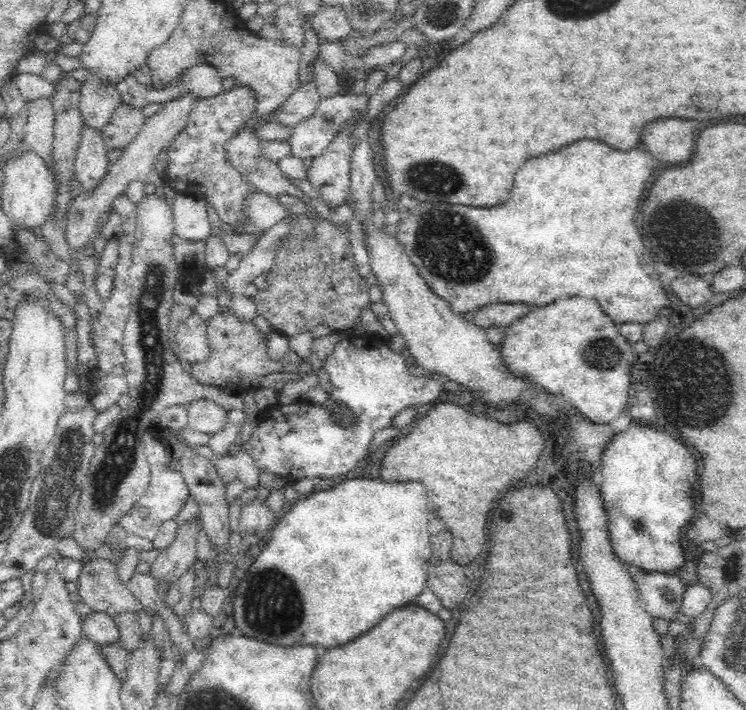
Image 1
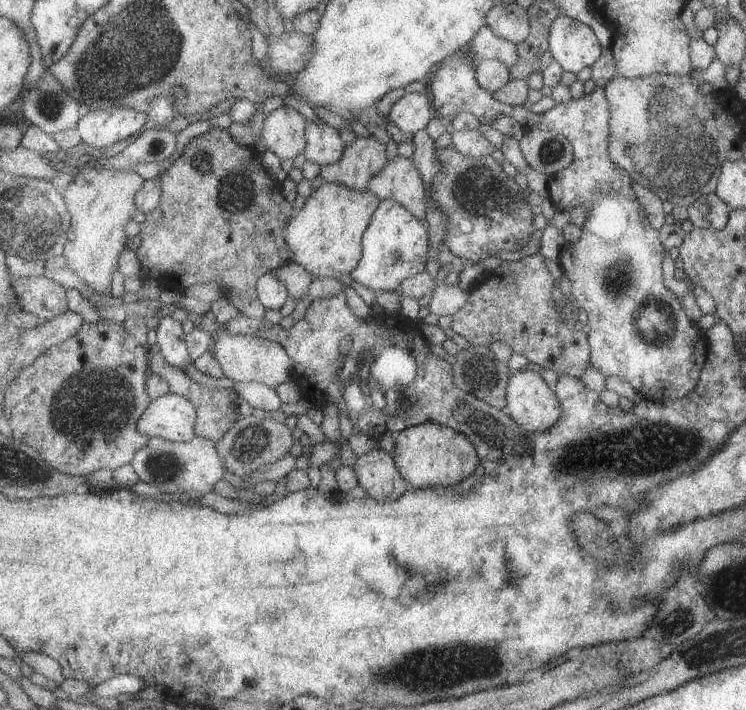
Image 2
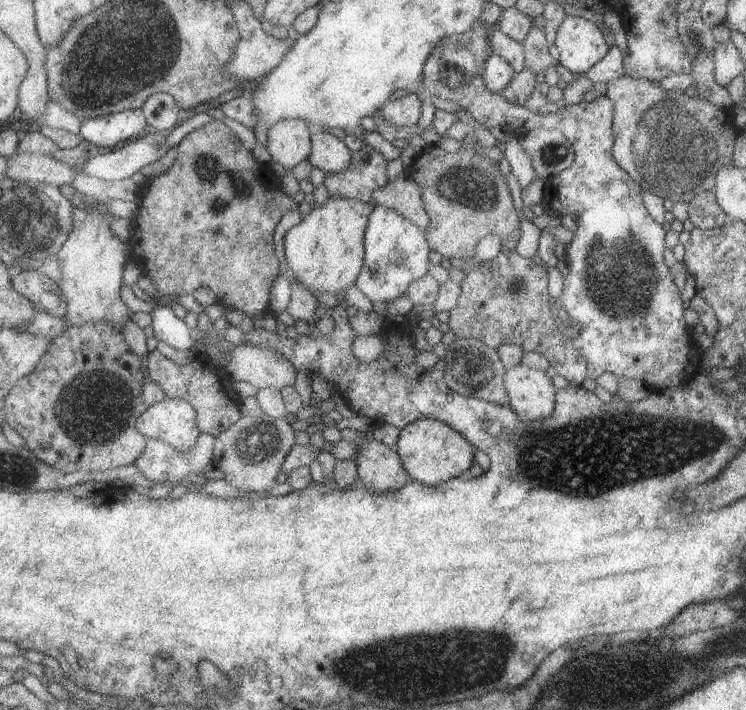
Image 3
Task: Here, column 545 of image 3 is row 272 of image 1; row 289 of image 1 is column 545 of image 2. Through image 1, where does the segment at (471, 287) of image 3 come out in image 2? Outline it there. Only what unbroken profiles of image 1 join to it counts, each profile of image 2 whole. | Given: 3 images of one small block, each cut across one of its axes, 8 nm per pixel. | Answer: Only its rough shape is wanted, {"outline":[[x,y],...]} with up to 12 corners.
{"outline":[[544,256],[502,260],[450,329],[579,378],[586,336],[551,298]]}

